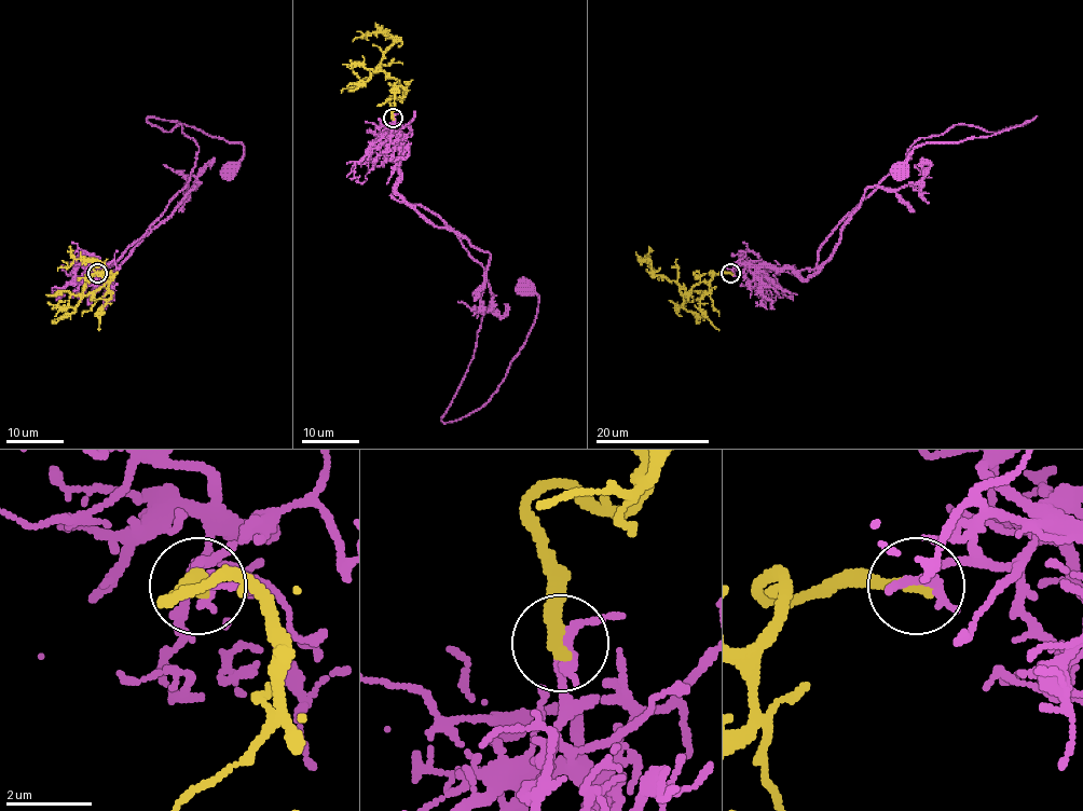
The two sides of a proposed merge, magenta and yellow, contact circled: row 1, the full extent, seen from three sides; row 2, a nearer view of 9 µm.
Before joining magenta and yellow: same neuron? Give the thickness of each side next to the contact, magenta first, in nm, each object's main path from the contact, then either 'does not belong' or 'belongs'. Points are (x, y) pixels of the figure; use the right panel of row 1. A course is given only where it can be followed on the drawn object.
180/380 nm | magenta via (730, 272), (812, 269), (825, 237), (921, 137), (1036, 118), (918, 145), (900, 177) | yellow via (730, 273), (710, 272), (713, 276), (708, 282), (682, 294), (673, 280), (656, 274), (646, 259), (655, 271) | does not belong

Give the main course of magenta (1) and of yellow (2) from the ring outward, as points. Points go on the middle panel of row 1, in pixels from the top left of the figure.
1: (393, 117), (393, 194), (435, 212), (494, 296), (443, 423), (488, 401), (523, 344), (538, 297), (517, 287)
2: (393, 117), (391, 97), (401, 99), (403, 90), (378, 68), (382, 54), (398, 38), (369, 32), (353, 41)

